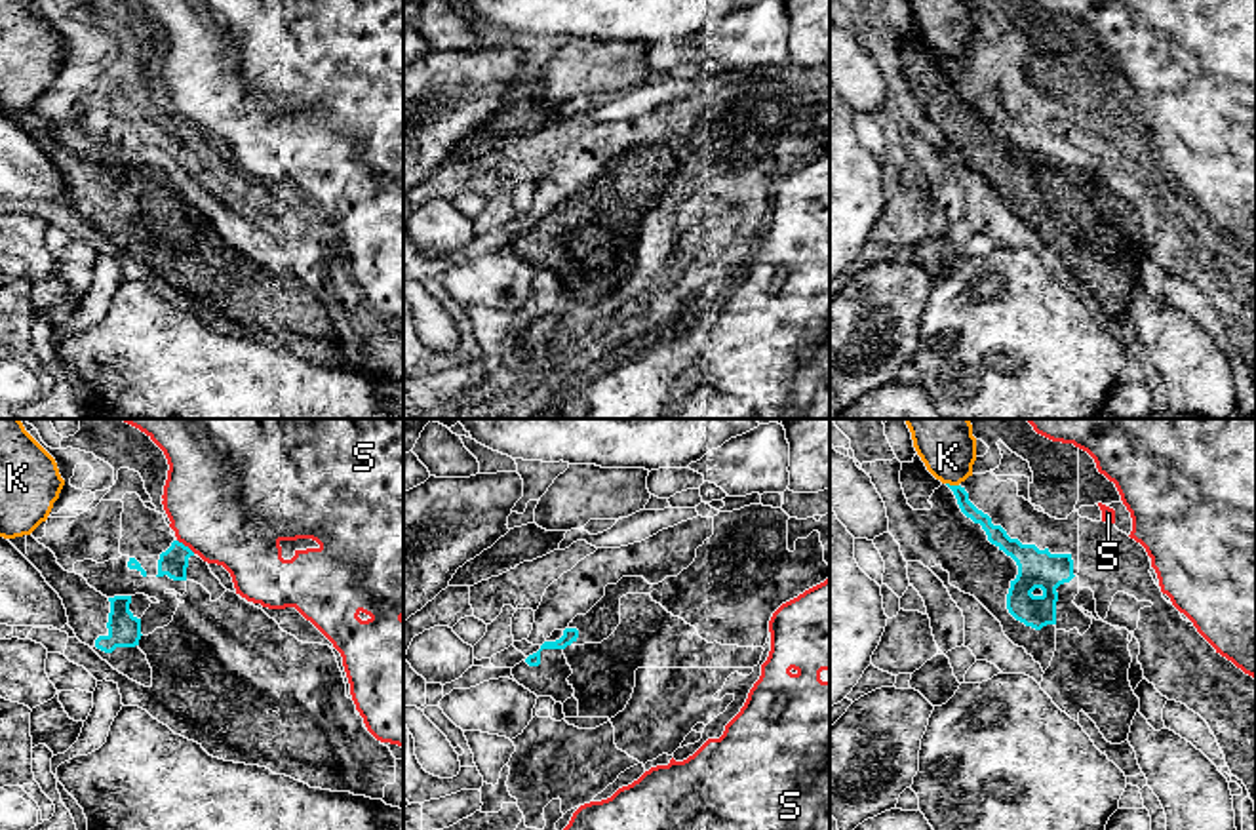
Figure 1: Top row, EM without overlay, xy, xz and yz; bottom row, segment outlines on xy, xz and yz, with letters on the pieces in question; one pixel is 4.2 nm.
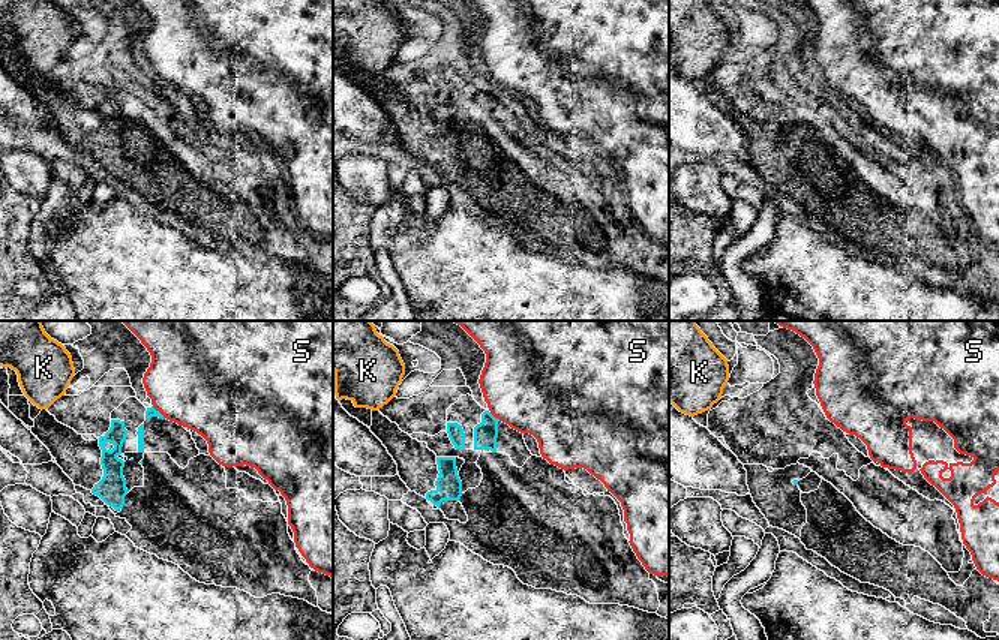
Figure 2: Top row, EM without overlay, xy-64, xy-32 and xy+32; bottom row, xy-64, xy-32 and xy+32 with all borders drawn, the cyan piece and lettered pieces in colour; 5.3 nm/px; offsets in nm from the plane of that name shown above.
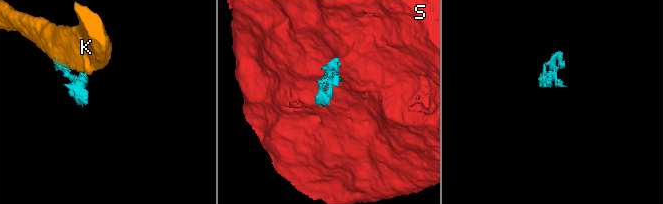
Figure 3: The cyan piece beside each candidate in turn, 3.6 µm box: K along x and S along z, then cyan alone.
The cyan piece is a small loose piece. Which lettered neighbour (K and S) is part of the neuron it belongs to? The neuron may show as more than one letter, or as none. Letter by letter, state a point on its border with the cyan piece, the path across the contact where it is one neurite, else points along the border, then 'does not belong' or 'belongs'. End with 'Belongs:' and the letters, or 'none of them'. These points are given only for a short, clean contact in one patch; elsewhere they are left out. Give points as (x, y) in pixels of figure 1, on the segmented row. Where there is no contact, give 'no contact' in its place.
K: contact yz (952, 486); border yz (946, 482), (958, 486); does not belong
S: contact xy (187, 547); border xy (177, 539), (195, 553); does not belong
Belongs: none of them

